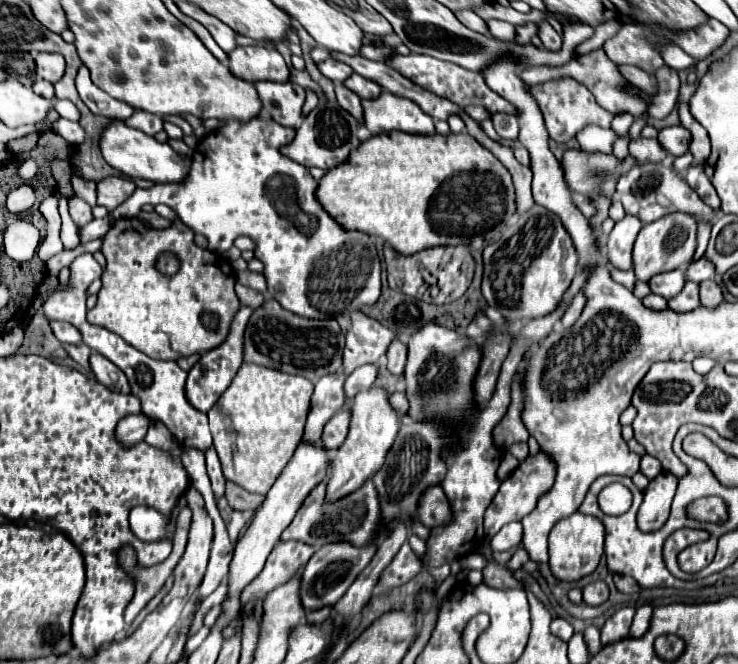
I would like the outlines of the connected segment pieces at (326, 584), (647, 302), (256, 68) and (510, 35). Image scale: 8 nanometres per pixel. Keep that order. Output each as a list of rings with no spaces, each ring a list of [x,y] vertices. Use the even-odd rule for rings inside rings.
[[[342,541],[322,545],[310,557],[310,561],[306,563],[306,567],[302,571],[302,591],[300,591],[302,605],[310,611],[324,607],[324,605],[334,605],[346,593],[346,589],[352,585],[356,575],[370,563],[374,553],[376,553],[376,545],[356,547],[352,543],[342,543]]]
[[[650,293],[642,299],[642,305],[648,307],[648,309],[654,309],[654,311],[662,311],[662,309],[666,309],[666,299],[662,299],[660,295]]]
[[[236,47],[228,57],[230,57],[228,63],[230,71],[244,81],[286,83],[290,79],[290,69],[284,57],[274,49]]]
[[[490,19],[490,21],[486,21],[486,25],[496,39],[516,39],[514,25],[510,25],[510,23],[504,23],[500,19]]]

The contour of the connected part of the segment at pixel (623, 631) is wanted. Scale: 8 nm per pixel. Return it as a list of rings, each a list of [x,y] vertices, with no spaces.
[[[634,607],[618,609],[612,617],[608,617],[602,627],[602,645],[610,645],[614,641],[626,639],[628,631],[630,631],[632,617],[634,617]]]

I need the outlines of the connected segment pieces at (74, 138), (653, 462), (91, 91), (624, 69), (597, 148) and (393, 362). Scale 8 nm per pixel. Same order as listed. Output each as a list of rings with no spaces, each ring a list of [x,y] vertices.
[[[58,119],[54,123],[54,131],[60,133],[72,145],[78,145],[78,143],[82,143],[86,139],[86,133],[80,127],[80,123],[74,123],[74,121],[68,121],[68,119]]]
[[[642,455],[642,459],[640,459],[640,473],[644,473],[648,479],[654,479],[660,471],[662,471],[662,467],[660,467],[658,459],[654,459],[652,455]]]
[[[82,65],[78,69],[76,89],[80,93],[80,99],[86,103],[86,107],[94,115],[104,115],[104,117],[110,117],[110,119],[124,121],[124,119],[128,119],[134,113],[134,107],[130,107],[126,103],[120,103],[118,99],[114,99],[106,91],[102,91],[98,85],[94,85],[86,65]]]
[[[618,65],[618,69],[628,83],[632,83],[632,85],[644,89],[644,91],[650,91],[650,95],[656,95],[658,87],[656,87],[656,77],[654,75],[642,71],[640,67],[634,67],[634,65]]]
[[[584,127],[578,135],[576,135],[580,149],[584,153],[604,153],[610,155],[612,153],[612,145],[616,139],[620,139],[620,135],[612,129],[602,129],[602,127]]]
[[[394,341],[386,353],[388,357],[388,371],[396,377],[400,377],[404,373],[404,365],[406,365],[406,345],[402,341]]]

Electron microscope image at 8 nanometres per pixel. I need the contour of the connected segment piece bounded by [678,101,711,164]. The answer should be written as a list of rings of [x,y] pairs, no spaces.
[[[678,101],[678,111],[680,111],[680,123],[692,133],[692,141],[690,141],[690,153],[697,163],[704,163],[711,153],[711,143],[707,131],[694,119],[690,117],[688,111],[688,103]]]

